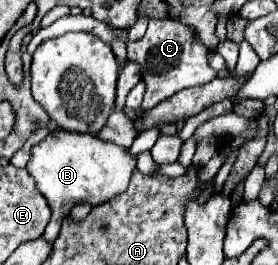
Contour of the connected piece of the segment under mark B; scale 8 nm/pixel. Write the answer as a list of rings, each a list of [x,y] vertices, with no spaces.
[[[56,130],[56,134],[50,132],[40,144],[32,148],[32,158],[28,162],[30,176],[36,180],[38,190],[52,208],[52,218],[44,230],[44,238],[54,240],[58,236],[62,220],[76,204],[86,202],[100,206],[126,192],[134,170],[136,156],[132,156],[124,146],[104,142],[92,134],[76,134],[64,130]]]

